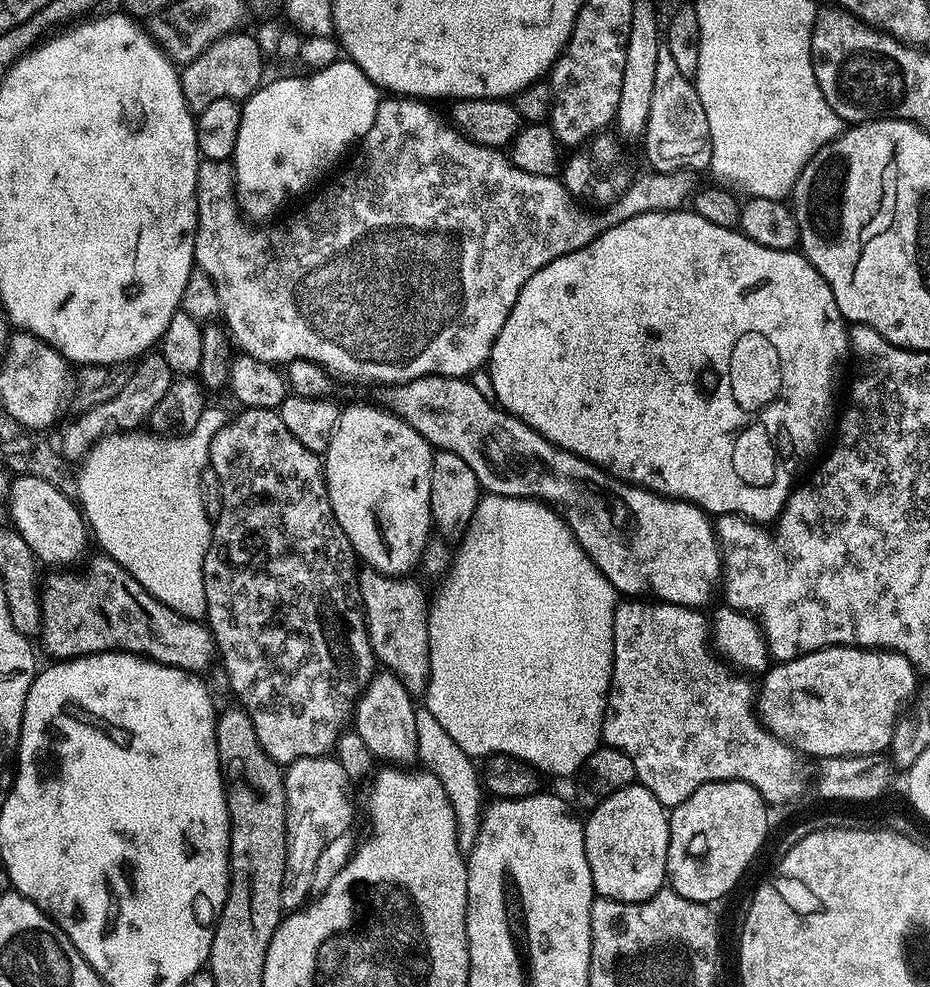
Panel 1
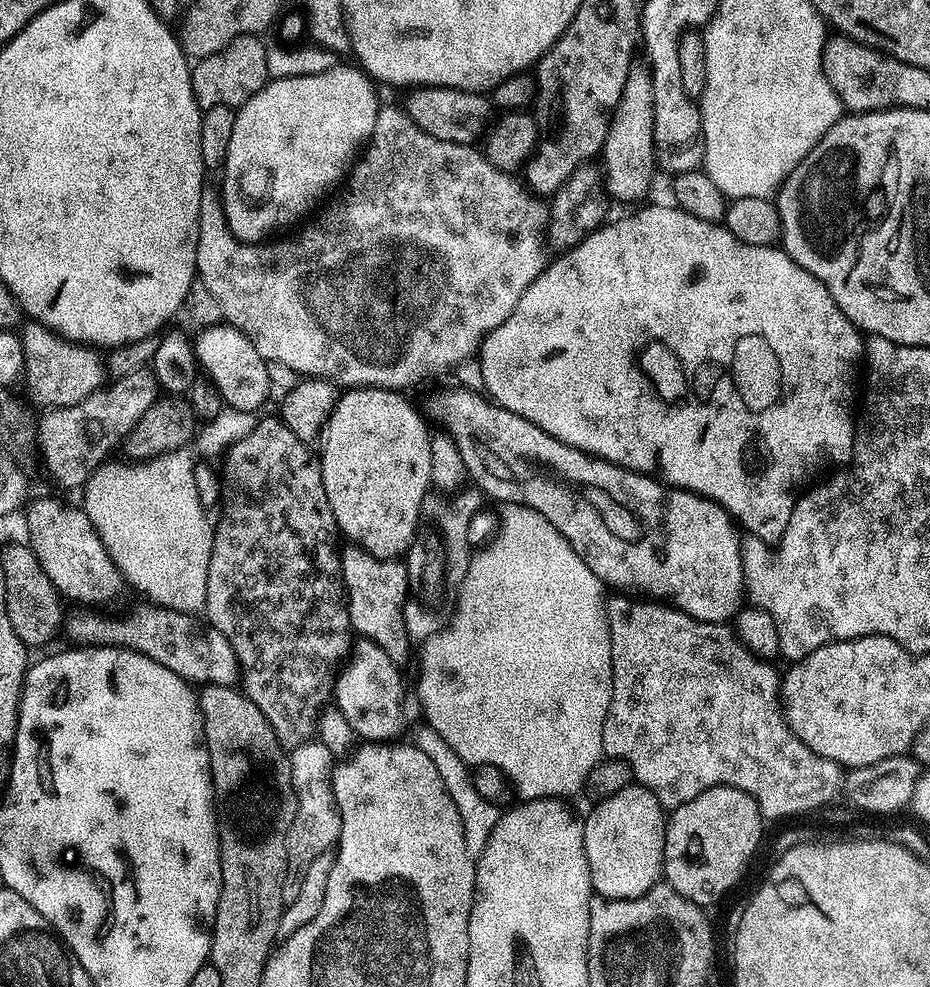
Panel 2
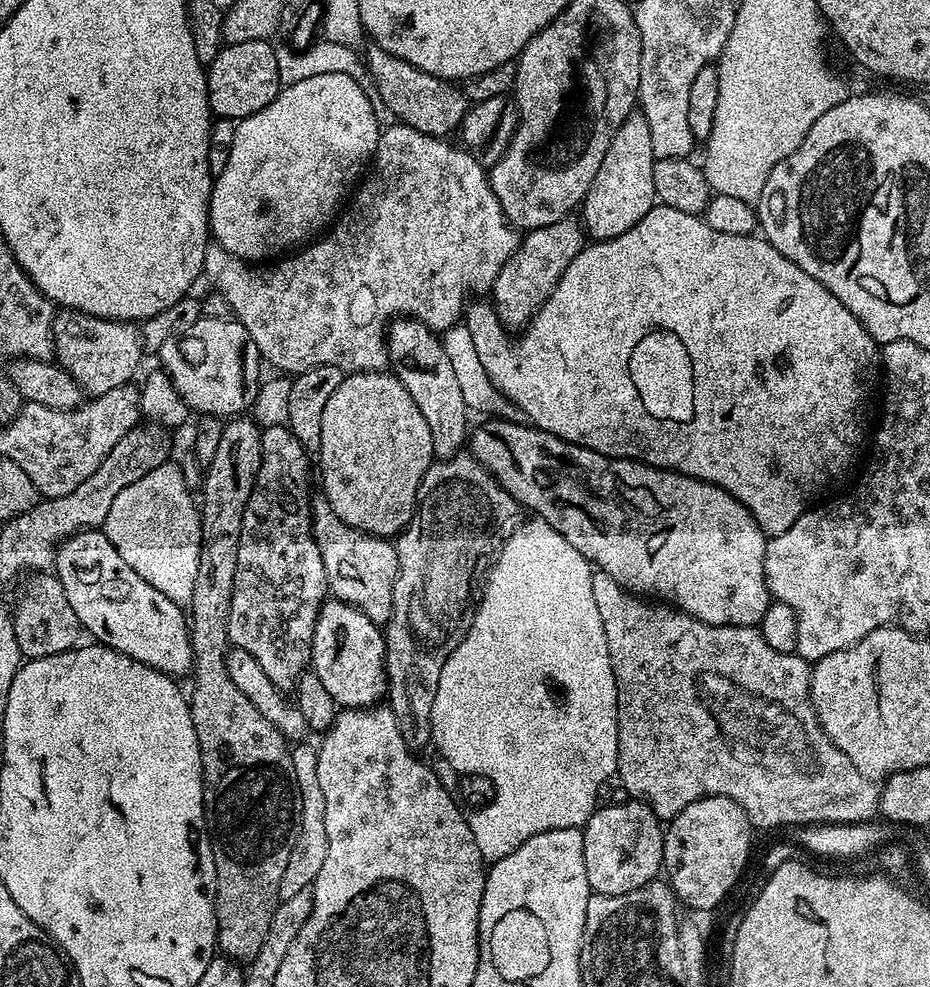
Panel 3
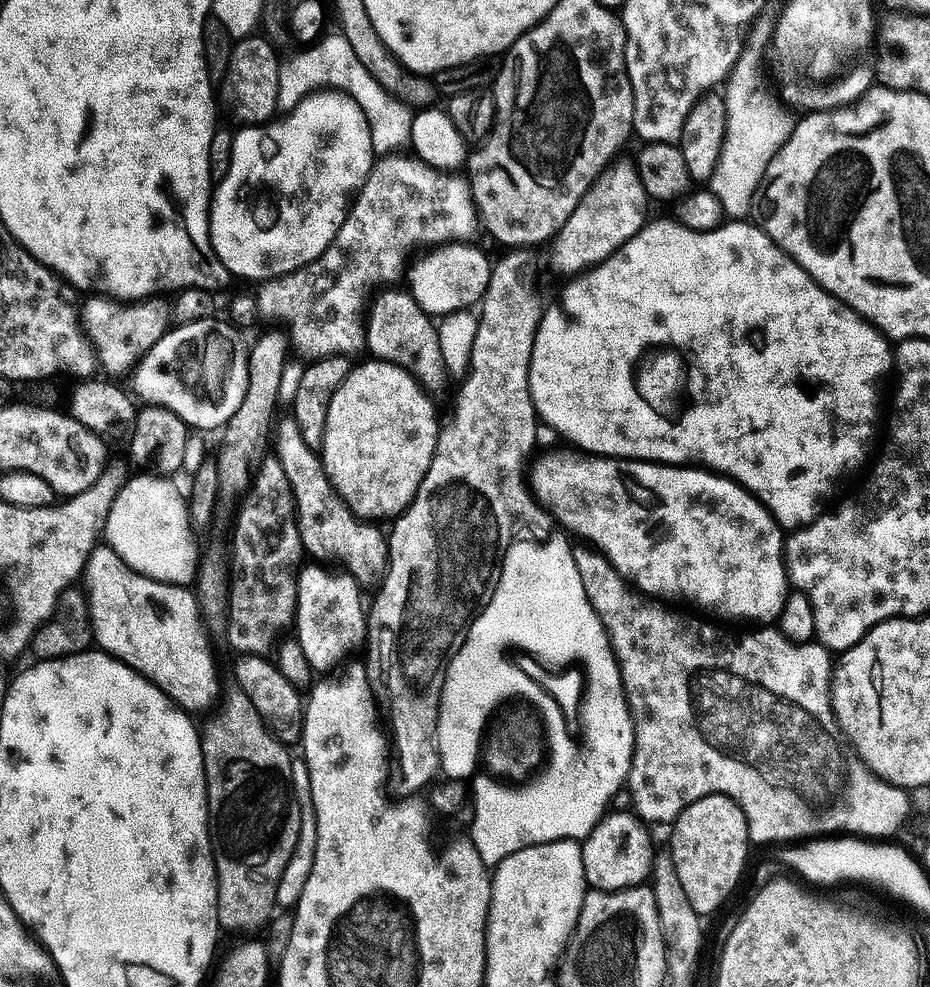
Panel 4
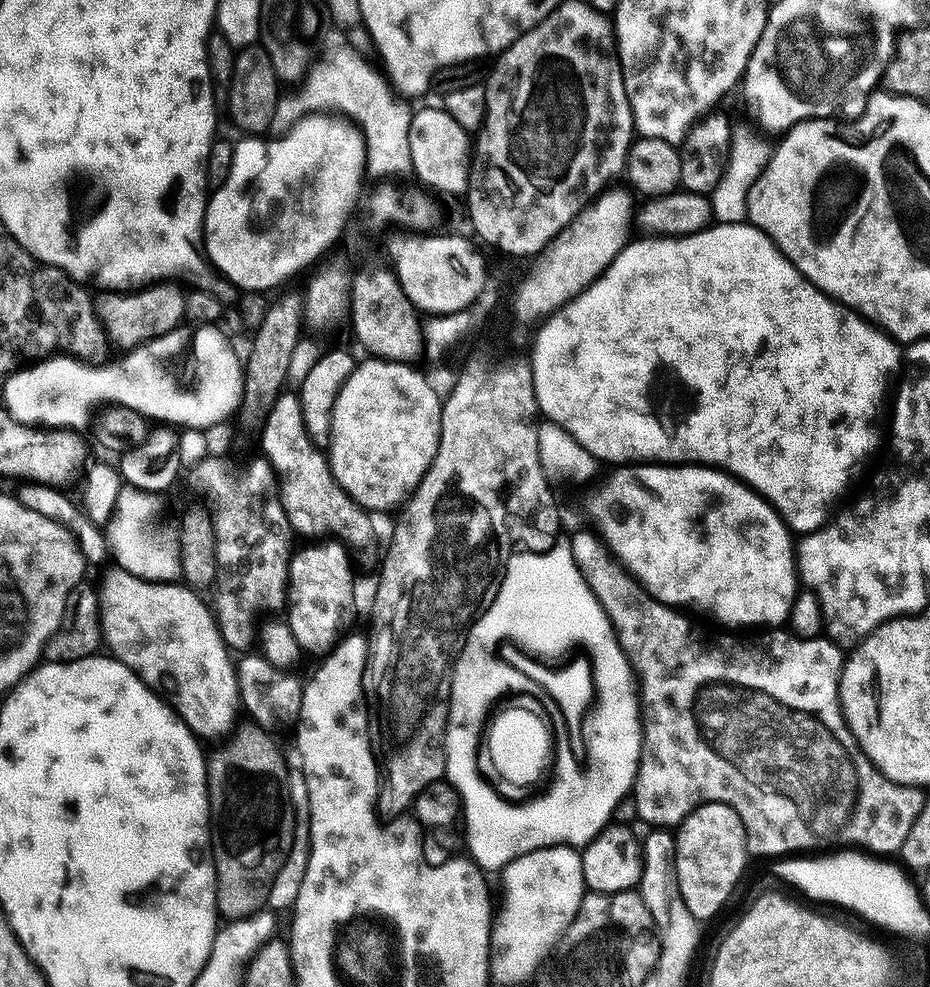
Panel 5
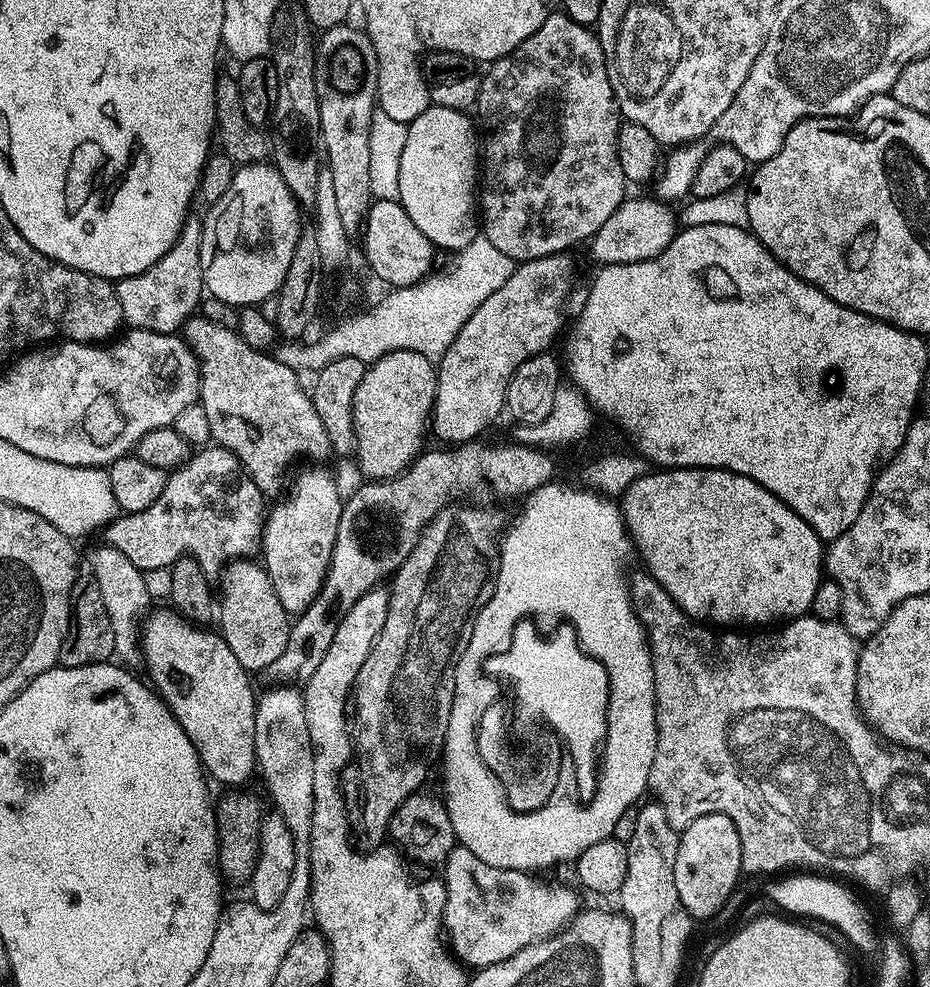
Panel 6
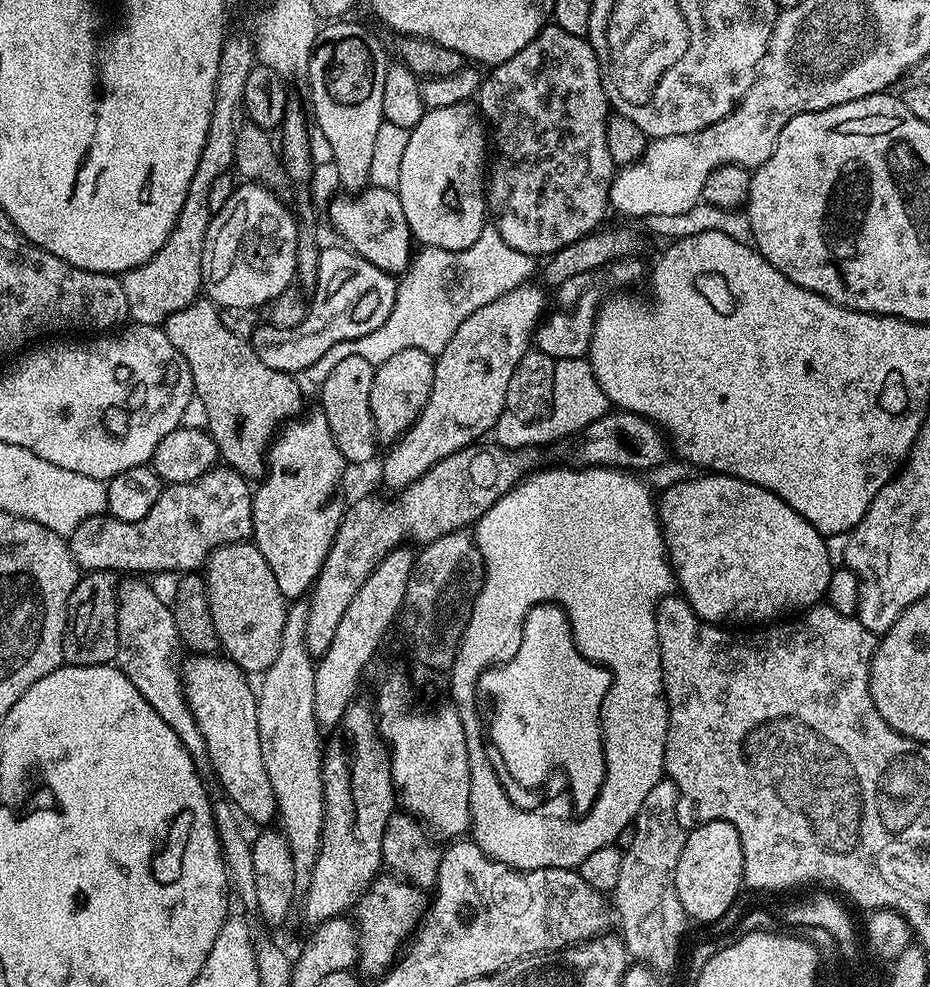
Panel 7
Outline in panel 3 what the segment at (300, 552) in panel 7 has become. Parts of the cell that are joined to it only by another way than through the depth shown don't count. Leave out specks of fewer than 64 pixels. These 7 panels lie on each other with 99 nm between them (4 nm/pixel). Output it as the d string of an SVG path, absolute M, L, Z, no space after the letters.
M335 598L325 599L320 605L320 616L314 626L312 635L311 671L322 678L322 686L326 686L330 698L334 698L341 709L371 708L385 699L388 682L384 674L384 634L381 625L370 622L362 610L350 606Z

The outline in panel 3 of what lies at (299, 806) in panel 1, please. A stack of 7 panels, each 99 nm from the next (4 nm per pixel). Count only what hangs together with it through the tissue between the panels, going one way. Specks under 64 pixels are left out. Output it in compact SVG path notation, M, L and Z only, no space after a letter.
M300 742L292 748L294 774L298 778L298 790L302 798L302 818L298 826L298 838L294 838L294 850L290 850L290 862L286 862L286 871L280 883L281 901L294 898L298 890L311 888L318 878L318 870L322 870L322 862L326 862L328 839L326 838L326 802L322 794L322 786L318 786L318 758L316 748L308 742Z

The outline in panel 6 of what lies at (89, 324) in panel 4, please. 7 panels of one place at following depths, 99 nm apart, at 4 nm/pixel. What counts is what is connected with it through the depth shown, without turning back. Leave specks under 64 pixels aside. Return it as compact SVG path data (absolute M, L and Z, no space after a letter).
M189 218L184 221L184 228L180 231L180 237L172 243L172 248L166 250L166 254L162 254L154 266L142 270L142 274L115 281L116 297L124 315L123 323L129 329L165 334L176 334L183 329L193 313L201 307L206 292L200 261L201 246L201 221Z

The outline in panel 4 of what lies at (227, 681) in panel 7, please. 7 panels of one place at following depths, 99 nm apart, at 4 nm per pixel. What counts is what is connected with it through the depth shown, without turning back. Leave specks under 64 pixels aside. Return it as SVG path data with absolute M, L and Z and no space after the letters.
M97 546L84 564L82 591L88 601L95 643L103 651L141 672L189 714L213 705L220 688L216 660L208 649L210 633L200 618L196 593L191 587L163 584L144 576L135 572L114 549Z

